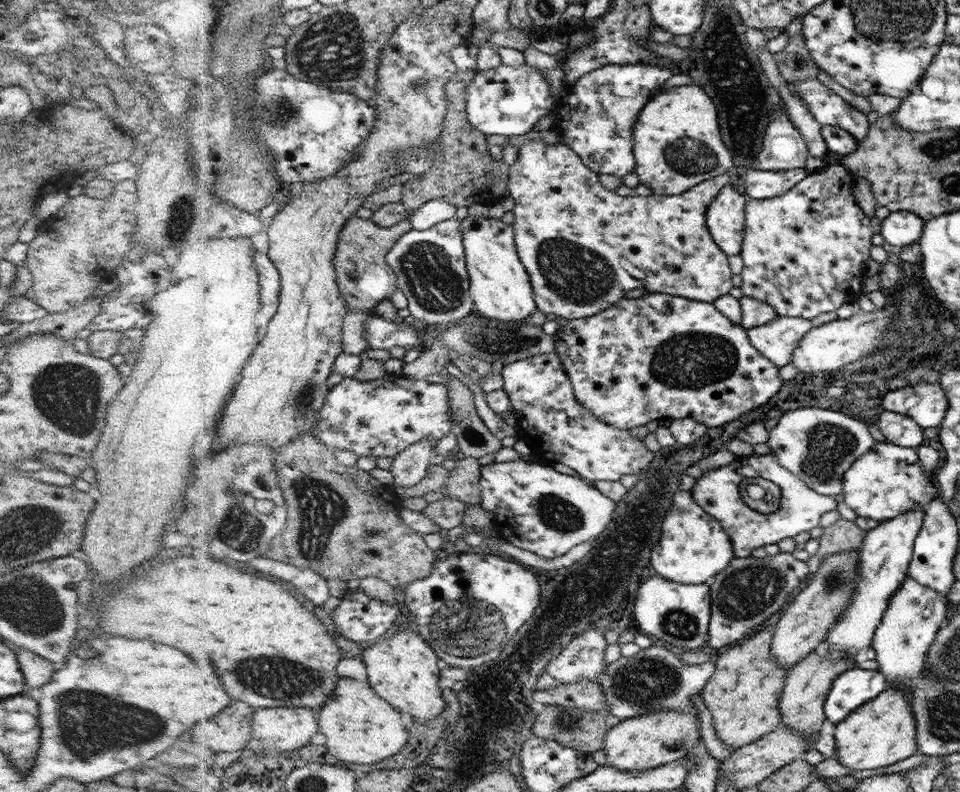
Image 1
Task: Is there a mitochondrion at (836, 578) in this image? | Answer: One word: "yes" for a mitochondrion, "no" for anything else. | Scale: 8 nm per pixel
yes

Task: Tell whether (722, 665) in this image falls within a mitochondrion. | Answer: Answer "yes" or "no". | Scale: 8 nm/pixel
no

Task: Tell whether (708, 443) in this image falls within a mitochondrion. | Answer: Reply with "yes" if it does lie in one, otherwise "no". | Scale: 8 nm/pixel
no

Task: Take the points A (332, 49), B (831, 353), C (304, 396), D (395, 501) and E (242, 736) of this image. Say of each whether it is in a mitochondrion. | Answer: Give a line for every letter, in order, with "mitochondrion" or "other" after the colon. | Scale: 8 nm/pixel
A: mitochondrion
B: other
C: mitochondrion
D: other
E: other

